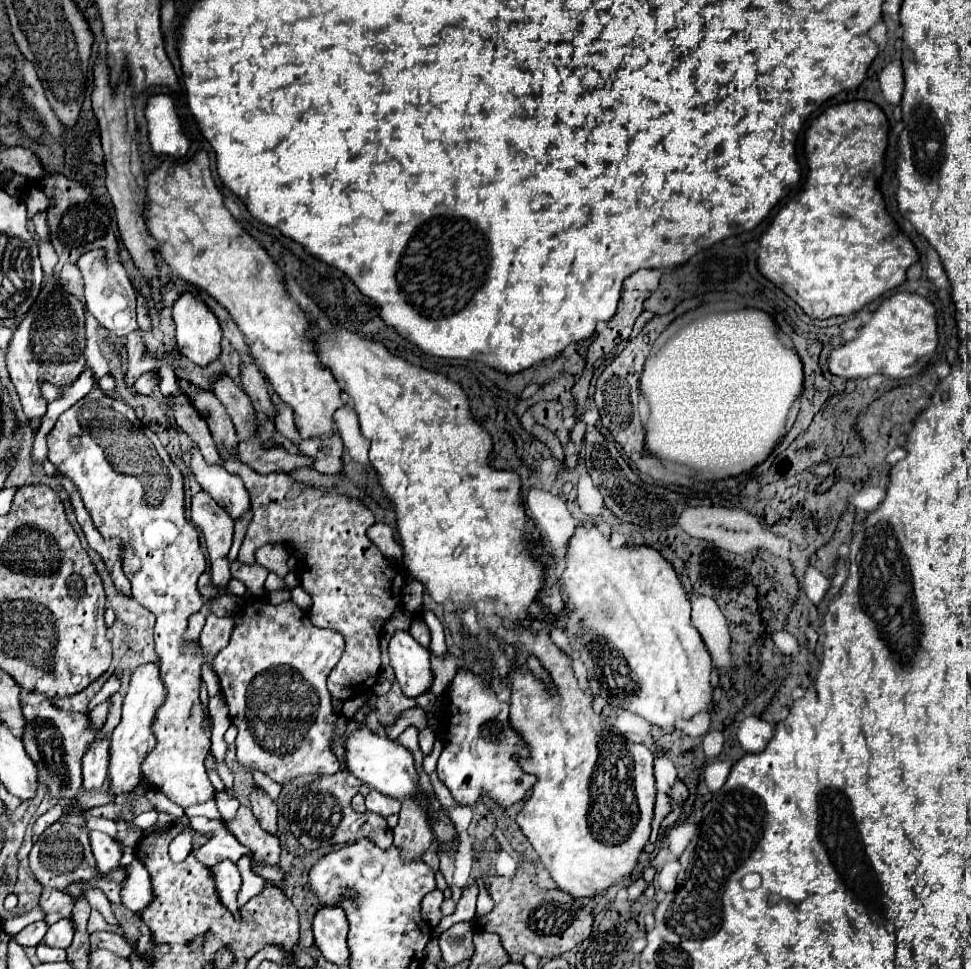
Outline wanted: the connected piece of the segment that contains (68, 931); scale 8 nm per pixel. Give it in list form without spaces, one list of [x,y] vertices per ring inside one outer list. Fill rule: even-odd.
[[[61,919],[55,925],[49,927],[47,935],[45,935],[45,945],[47,947],[61,947],[67,949],[71,945],[73,939],[73,927],[69,919]]]

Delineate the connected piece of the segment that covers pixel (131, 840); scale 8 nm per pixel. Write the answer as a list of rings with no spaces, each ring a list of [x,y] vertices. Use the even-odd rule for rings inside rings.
[[[117,819],[117,823],[119,823],[119,841],[123,841],[125,845],[137,845],[139,843],[139,839],[143,837],[143,833],[141,831],[129,831],[127,827],[125,827],[125,821],[123,819]]]

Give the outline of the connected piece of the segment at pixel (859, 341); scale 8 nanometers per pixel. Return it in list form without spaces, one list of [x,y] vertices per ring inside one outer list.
[[[895,293],[873,313],[871,321],[859,329],[859,335],[835,349],[829,357],[829,371],[839,377],[857,379],[883,373],[891,379],[907,379],[923,371],[935,357],[939,343],[935,305],[915,293]]]

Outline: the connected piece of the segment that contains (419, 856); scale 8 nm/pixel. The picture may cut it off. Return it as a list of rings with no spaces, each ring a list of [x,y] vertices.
[[[405,799],[399,813],[399,823],[393,829],[395,845],[399,847],[401,861],[423,861],[425,851],[431,847],[433,833],[427,823],[425,807],[421,801]]]

